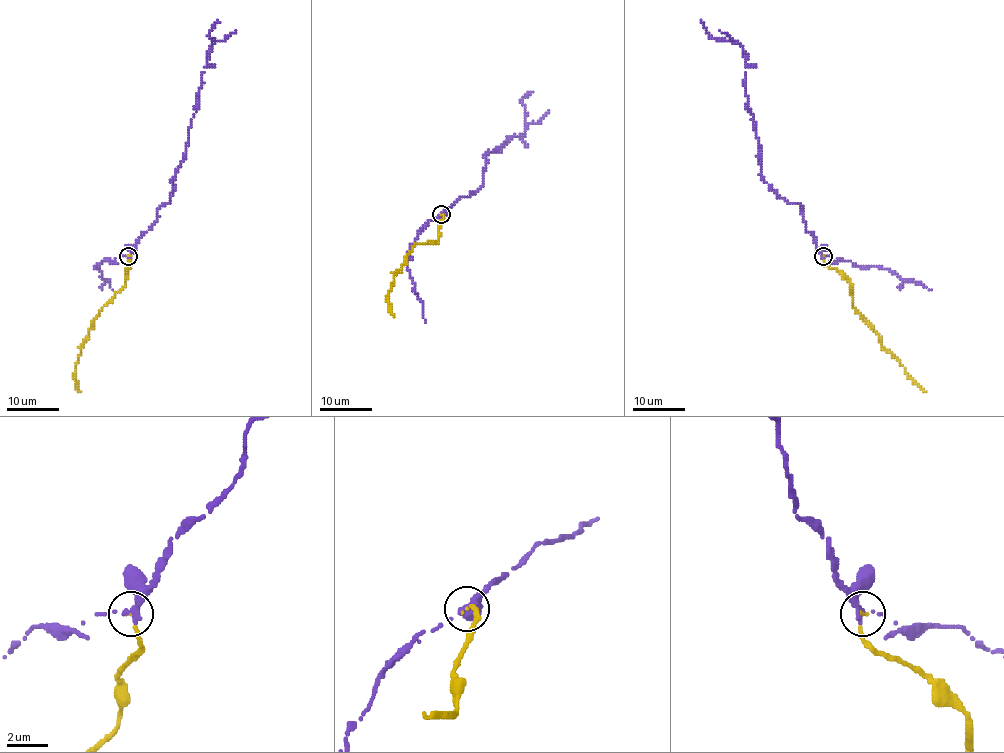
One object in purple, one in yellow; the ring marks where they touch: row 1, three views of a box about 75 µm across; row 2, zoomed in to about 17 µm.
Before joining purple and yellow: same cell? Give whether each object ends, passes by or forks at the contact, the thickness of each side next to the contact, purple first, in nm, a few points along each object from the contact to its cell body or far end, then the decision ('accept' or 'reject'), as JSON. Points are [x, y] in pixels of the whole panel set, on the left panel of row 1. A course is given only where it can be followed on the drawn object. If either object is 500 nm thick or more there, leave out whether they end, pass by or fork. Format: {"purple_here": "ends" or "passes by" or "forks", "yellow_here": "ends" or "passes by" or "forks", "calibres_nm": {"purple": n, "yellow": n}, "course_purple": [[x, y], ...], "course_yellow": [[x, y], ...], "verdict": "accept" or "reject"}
{"purple_here": "ends", "yellow_here": "ends", "calibres_nm": {"purple": 360, "yellow": 130}, "course_purple": [[128, 256], [156, 219], [157, 209], [170, 202], [172, 180], [198, 105], [212, 40], [208, 36], [219, 21]], "course_yellow": [[128, 256], [126, 282], [104, 306], [83, 342], [75, 371], [77, 388], [81, 392]], "verdict": "accept"}

